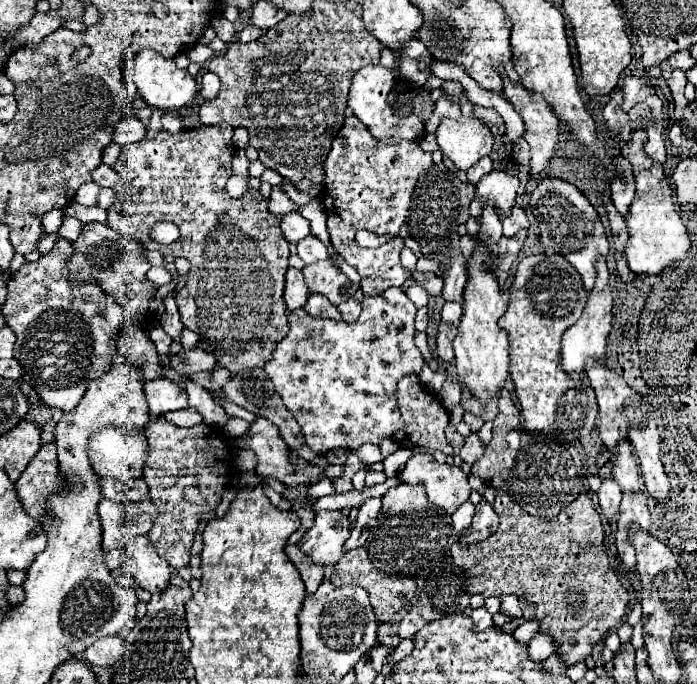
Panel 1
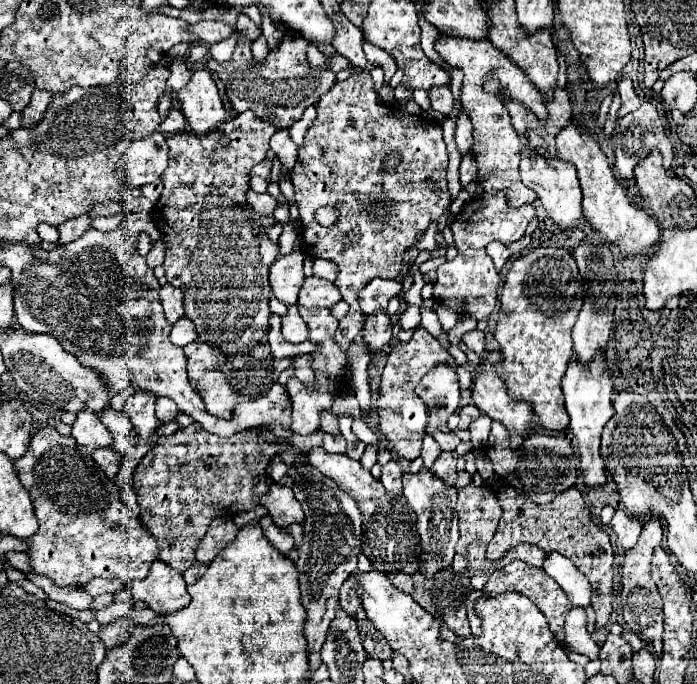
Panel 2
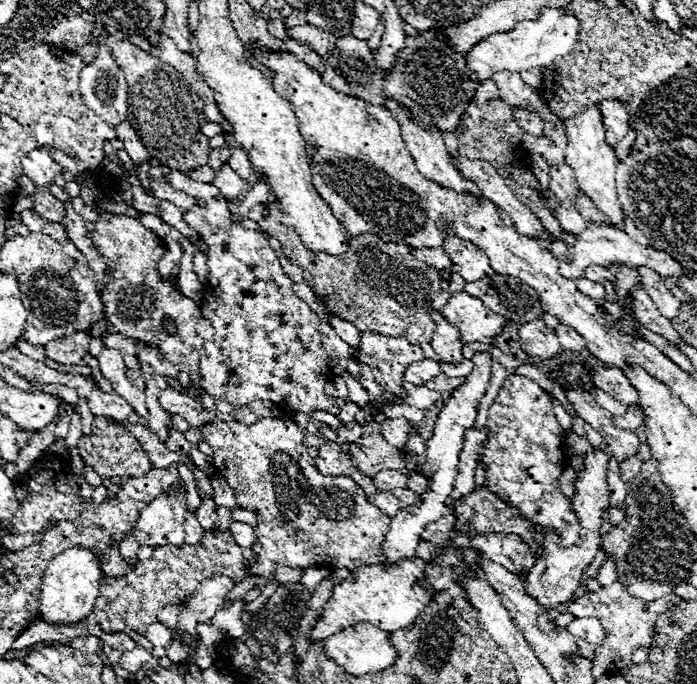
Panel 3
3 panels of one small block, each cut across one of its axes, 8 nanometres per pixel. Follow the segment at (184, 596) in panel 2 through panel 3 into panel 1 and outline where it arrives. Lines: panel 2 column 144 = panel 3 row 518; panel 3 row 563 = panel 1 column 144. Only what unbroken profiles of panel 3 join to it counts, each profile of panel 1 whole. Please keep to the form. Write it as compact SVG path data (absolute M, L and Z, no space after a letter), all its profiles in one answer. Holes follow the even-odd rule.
M146 536L134 538L134 542L126 548L124 566L128 566L130 574L136 578L138 586L150 594L160 594L168 588L172 568L164 558L152 550Z

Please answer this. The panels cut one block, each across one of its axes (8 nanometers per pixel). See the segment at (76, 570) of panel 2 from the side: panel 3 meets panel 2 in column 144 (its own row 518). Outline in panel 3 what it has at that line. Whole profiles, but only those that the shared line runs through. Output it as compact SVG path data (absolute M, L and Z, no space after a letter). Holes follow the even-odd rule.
M510 374L504 380L488 412L488 440L482 450L488 488L506 504L514 504L522 516L562 536L562 546L572 546L578 538L578 518L570 510L570 498L558 488L558 478L568 466L562 450L564 430L558 426L550 396L524 376Z

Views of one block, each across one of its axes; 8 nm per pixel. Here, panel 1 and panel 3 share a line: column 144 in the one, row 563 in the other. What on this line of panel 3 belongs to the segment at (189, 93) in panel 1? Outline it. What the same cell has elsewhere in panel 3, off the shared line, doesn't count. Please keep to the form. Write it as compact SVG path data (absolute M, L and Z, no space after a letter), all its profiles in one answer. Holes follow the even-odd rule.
M72 546L58 554L46 568L42 576L42 590L40 590L40 620L50 624L70 624L78 622L94 610L98 588L104 578L100 558L88 548Z

